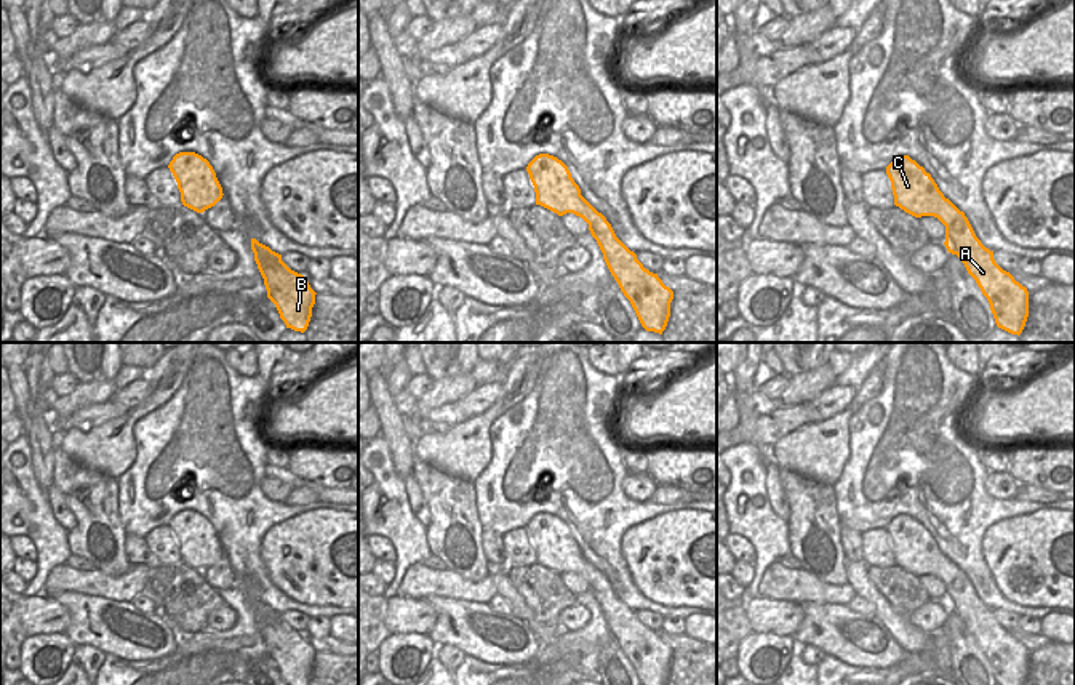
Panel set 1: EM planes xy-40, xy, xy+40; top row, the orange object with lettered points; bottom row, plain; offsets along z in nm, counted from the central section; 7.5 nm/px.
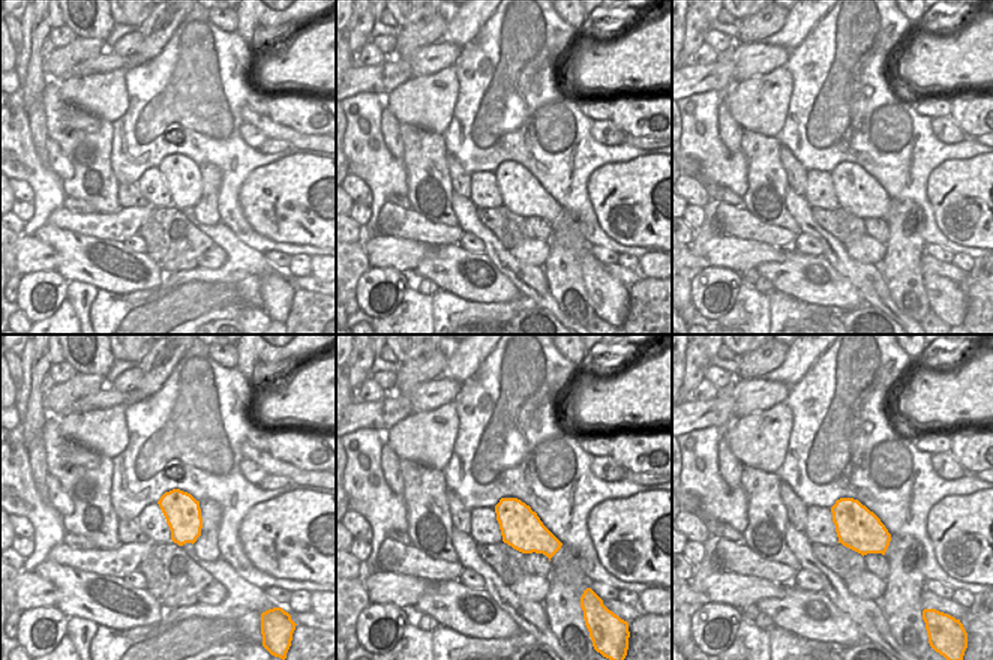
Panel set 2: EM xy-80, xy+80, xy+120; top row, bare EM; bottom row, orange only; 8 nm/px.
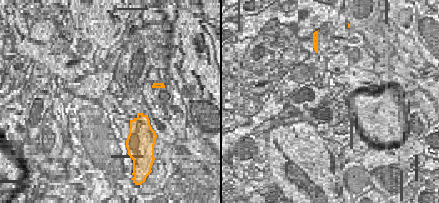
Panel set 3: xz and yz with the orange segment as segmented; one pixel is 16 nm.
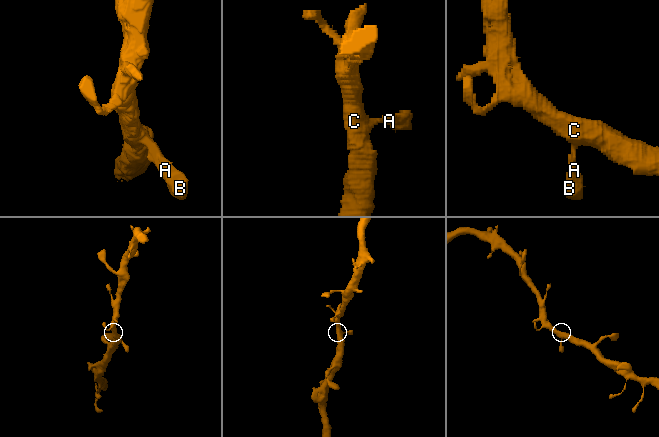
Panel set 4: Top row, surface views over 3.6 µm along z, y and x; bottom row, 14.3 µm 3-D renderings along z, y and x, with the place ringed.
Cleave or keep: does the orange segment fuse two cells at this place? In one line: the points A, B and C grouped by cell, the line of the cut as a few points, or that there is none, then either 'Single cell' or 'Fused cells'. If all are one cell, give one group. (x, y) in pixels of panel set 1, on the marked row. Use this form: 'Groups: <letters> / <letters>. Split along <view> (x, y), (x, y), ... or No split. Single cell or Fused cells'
Groups: A B C. No split. Single cell

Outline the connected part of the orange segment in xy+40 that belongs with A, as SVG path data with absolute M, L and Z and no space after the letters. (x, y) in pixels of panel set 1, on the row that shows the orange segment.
M909 155L888 166L894 205L921 218L934 216L945 226L945 248L957 254L990 304L998 328L1021 334L1029 317L1029 291L993 259L993 251L976 237L968 218L944 194L929 173Z

